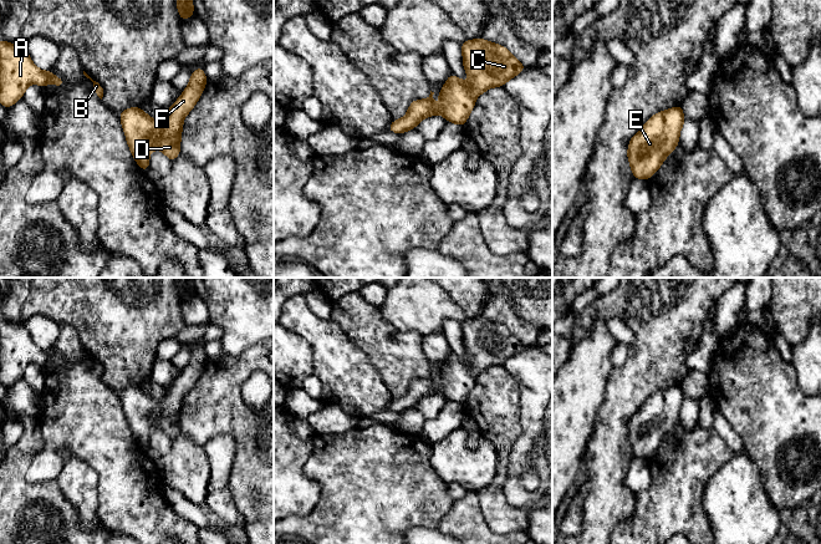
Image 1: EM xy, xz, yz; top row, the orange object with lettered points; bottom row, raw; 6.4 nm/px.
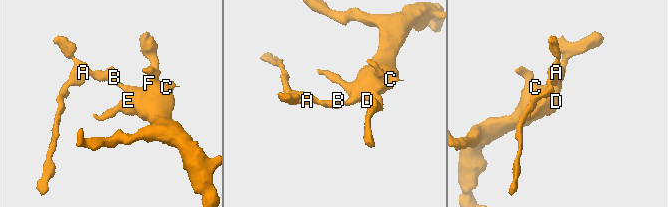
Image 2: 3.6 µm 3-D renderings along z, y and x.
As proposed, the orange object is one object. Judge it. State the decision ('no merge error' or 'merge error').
no merge error

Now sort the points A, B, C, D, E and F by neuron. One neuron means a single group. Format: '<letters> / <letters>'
A B C D E F

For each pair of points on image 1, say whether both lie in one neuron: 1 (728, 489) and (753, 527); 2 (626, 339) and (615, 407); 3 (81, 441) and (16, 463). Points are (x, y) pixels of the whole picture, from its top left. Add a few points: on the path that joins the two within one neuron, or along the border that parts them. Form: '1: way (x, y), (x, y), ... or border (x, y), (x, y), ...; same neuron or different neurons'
1: way (734, 498), (744, 518); same neuron
2: border (617, 318), (632, 330), (633, 344); different neurons
3: border (40, 428), (42, 447), (26, 472), (30, 483); different neurons

